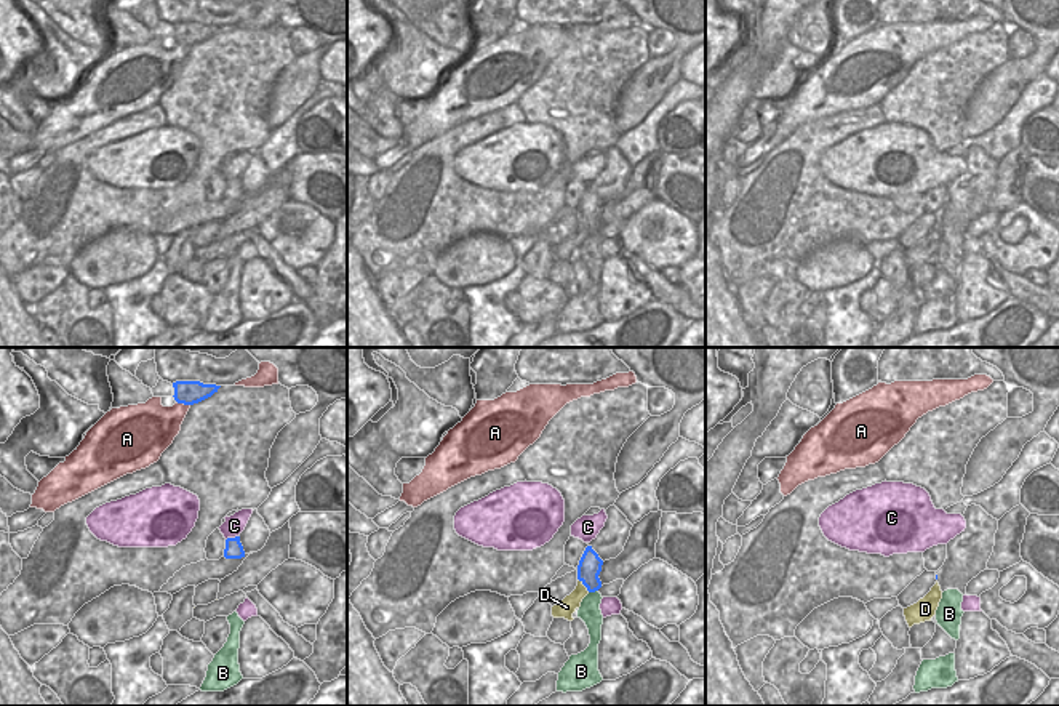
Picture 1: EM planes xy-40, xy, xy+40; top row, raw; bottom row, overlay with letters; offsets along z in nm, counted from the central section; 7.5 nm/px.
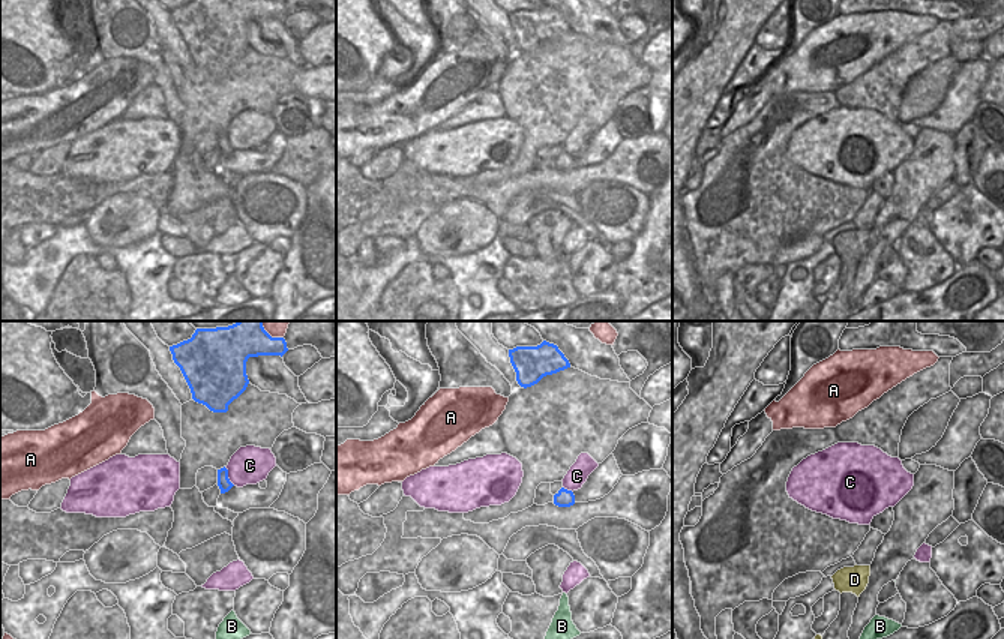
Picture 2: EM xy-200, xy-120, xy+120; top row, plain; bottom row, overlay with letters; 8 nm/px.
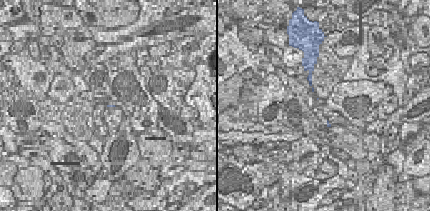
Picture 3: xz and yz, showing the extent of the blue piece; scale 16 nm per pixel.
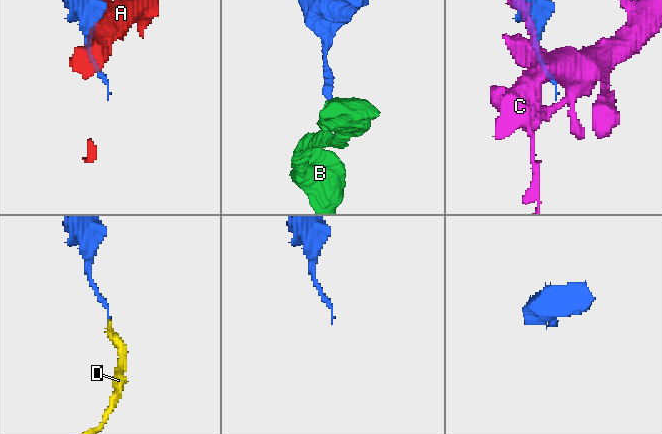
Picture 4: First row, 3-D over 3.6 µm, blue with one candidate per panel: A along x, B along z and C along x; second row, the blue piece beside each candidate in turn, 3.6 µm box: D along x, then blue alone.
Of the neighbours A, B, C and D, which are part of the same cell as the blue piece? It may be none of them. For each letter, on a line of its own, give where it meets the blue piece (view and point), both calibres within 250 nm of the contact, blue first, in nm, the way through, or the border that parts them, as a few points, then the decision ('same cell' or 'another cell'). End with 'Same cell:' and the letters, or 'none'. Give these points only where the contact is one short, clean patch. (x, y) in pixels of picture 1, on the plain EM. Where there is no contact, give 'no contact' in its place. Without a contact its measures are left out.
A: meets blue in xy-40 at (183, 44); 180 nm thick on the blue side, 300 nm on the other; another cell
B: meets blue in xy at (592, 232); 170 nm thick on the blue side, 170 nm on the other; runs through xy (589, 208), (592, 232), (589, 253); same cell
C: meets blue in xy-40 at (231, 180); 140 nm thick on the blue side, 150 nm on the other; another cell
D: meets blue in xy at (583, 224); 170 nm thick on the blue side, 140 nm on the other; another cell
Same cell: B

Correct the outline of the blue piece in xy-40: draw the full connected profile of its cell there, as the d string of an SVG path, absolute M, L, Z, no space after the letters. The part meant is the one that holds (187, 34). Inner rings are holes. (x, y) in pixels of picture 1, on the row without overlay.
M176 22L173 24L173 29L173 38L178 45L194 46L211 38L221 27L203 26L200 22Z

